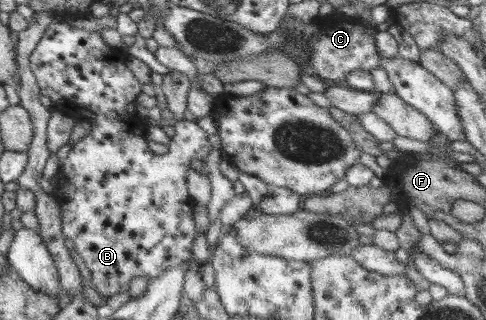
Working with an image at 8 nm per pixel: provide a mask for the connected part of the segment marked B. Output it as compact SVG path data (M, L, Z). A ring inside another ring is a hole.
M70 22L50 23L38 45L28 58L28 66L36 78L42 96L48 96L56 111L70 115L76 121L91 122L91 131L72 145L61 165L66 184L58 188L55 199L61 208L61 229L73 240L74 250L90 270L96 291L104 298L129 290L132 279L138 276L156 278L164 270L180 266L192 257L192 242L196 224L193 212L195 200L188 193L188 167L194 160L205 160L212 149L208 134L197 122L177 120L171 130L169 151L154 154L145 136L134 136L134 118L127 112L127 104L136 101L141 84L126 66L126 51L108 47L96 31L78 29Z

